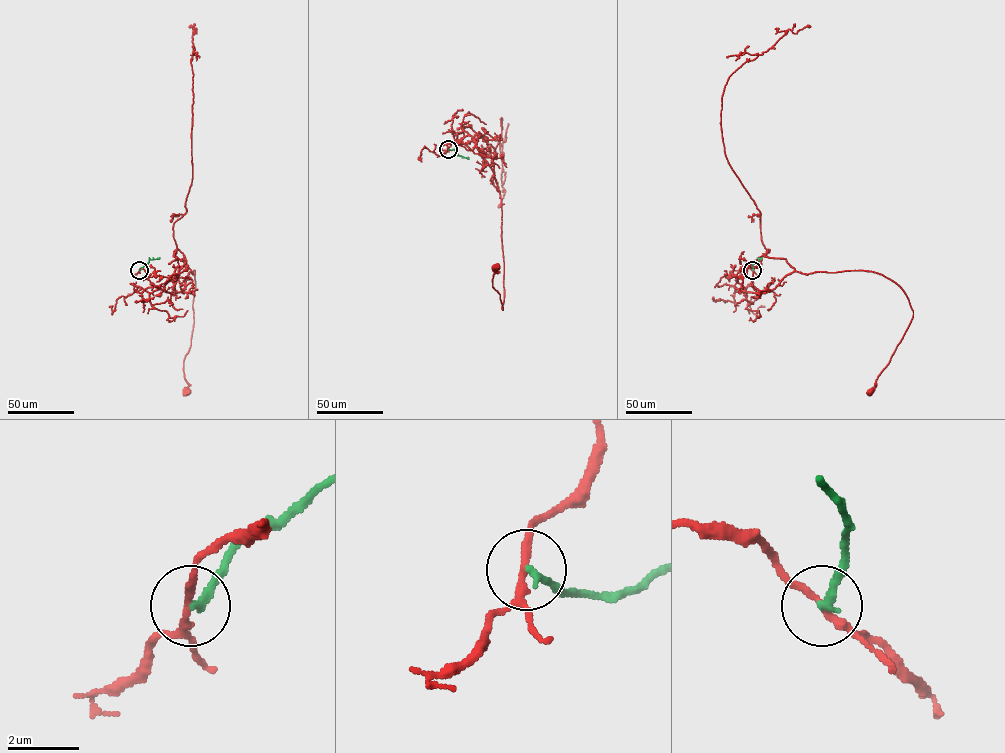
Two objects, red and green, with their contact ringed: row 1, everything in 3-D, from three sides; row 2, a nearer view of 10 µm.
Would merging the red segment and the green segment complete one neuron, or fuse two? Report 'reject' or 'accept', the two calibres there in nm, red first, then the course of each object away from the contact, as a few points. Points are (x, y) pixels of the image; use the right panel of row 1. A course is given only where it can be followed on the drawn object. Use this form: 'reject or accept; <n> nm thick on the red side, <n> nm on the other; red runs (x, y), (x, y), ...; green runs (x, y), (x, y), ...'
reject; 200 nm thick on the red side, 200 nm on the other; red runs (752, 270), (745, 268), (734, 286), (768, 292), (795, 271), (868, 270), (895, 282), (913, 316), (871, 391); green runs (752, 270), (752, 265), (762, 258)

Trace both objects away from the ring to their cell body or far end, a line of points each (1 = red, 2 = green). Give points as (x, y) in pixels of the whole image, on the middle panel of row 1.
1: (448, 149), (457, 134), (467, 132), (493, 172), (502, 211), (502, 310), (492, 287), (495, 268)
2: (448, 149), (455, 149), (458, 155), (468, 159)

